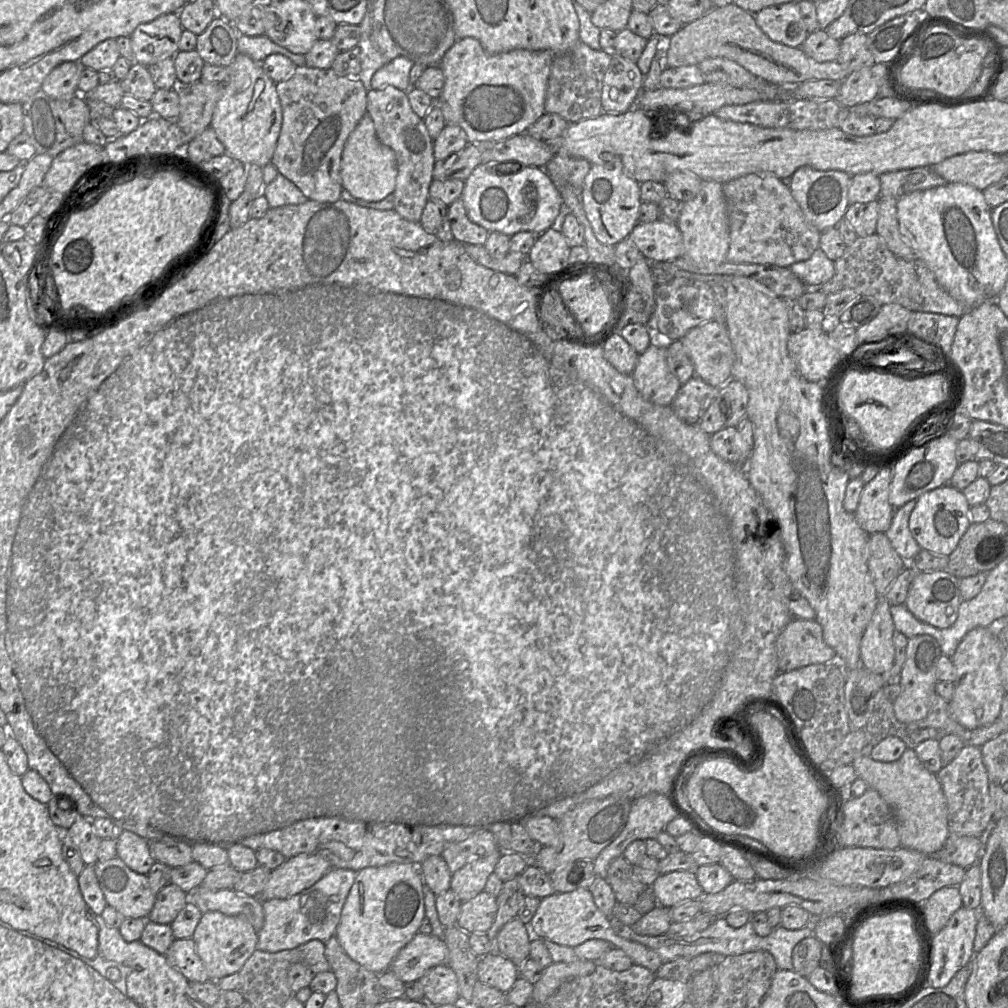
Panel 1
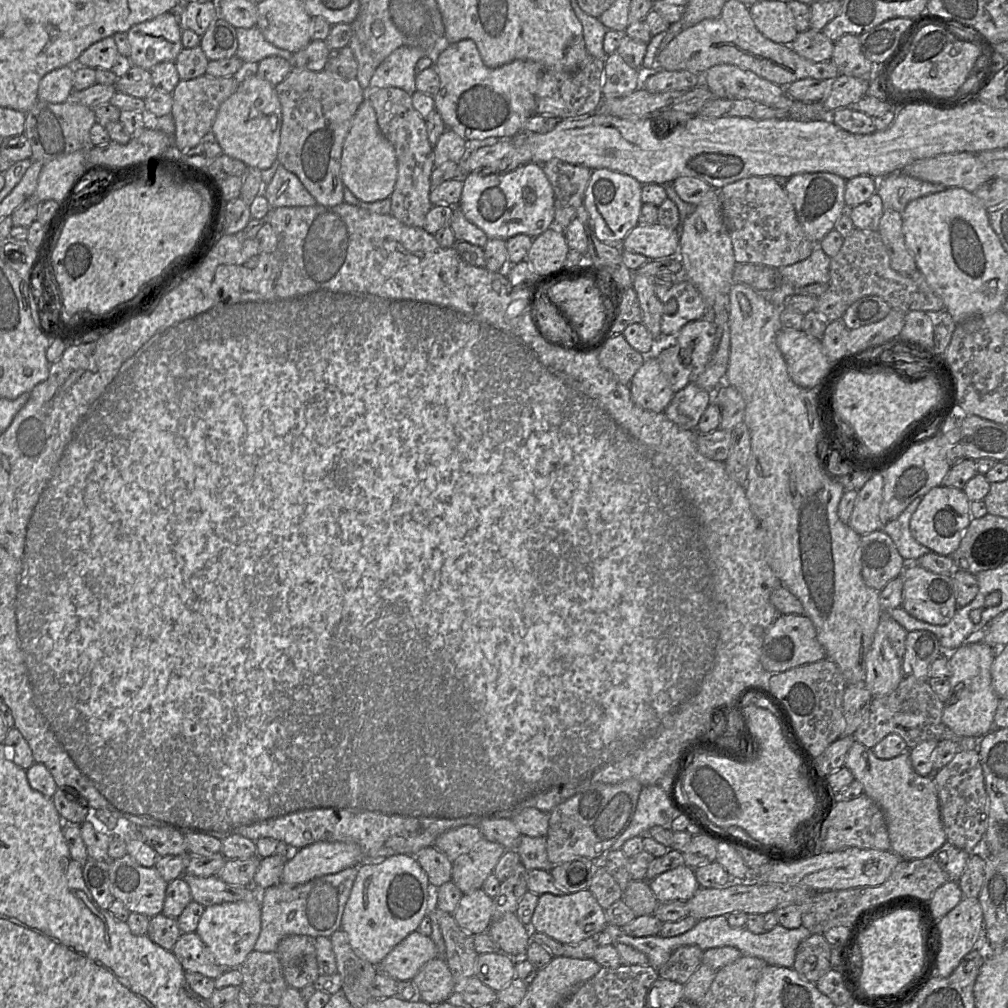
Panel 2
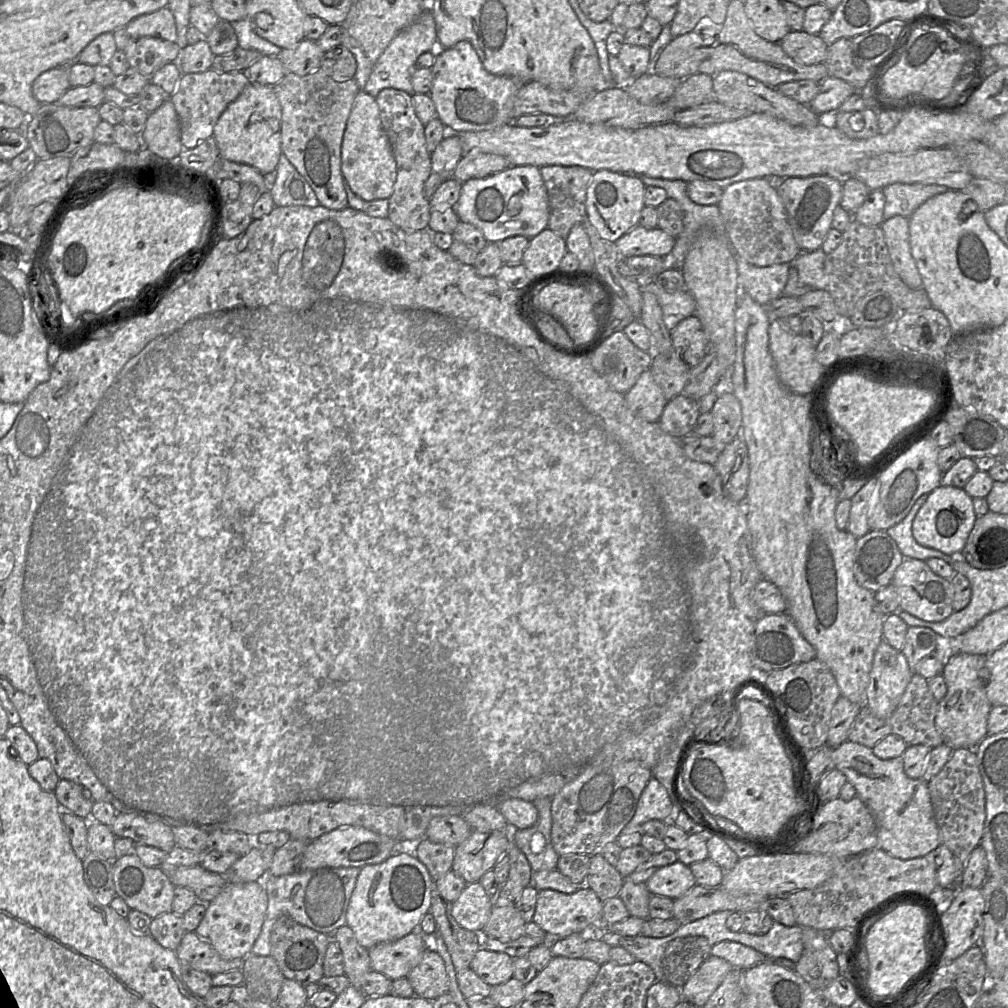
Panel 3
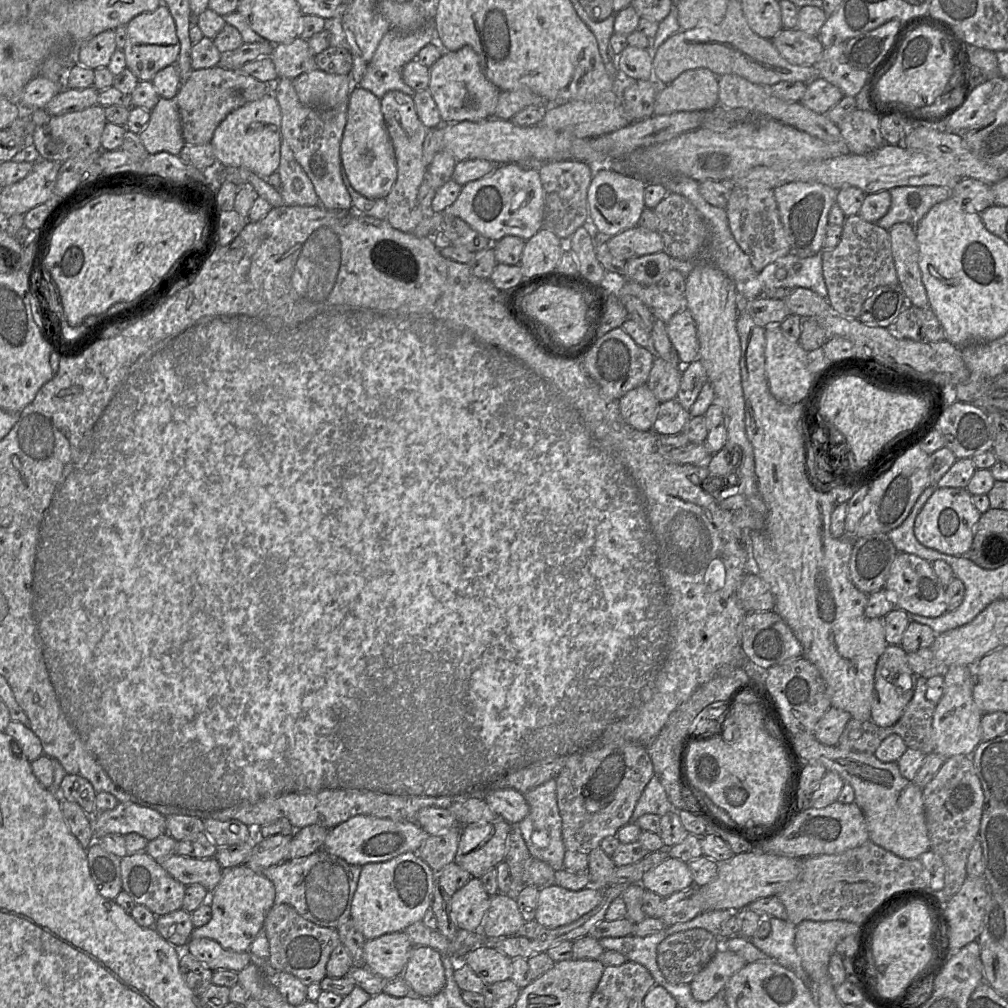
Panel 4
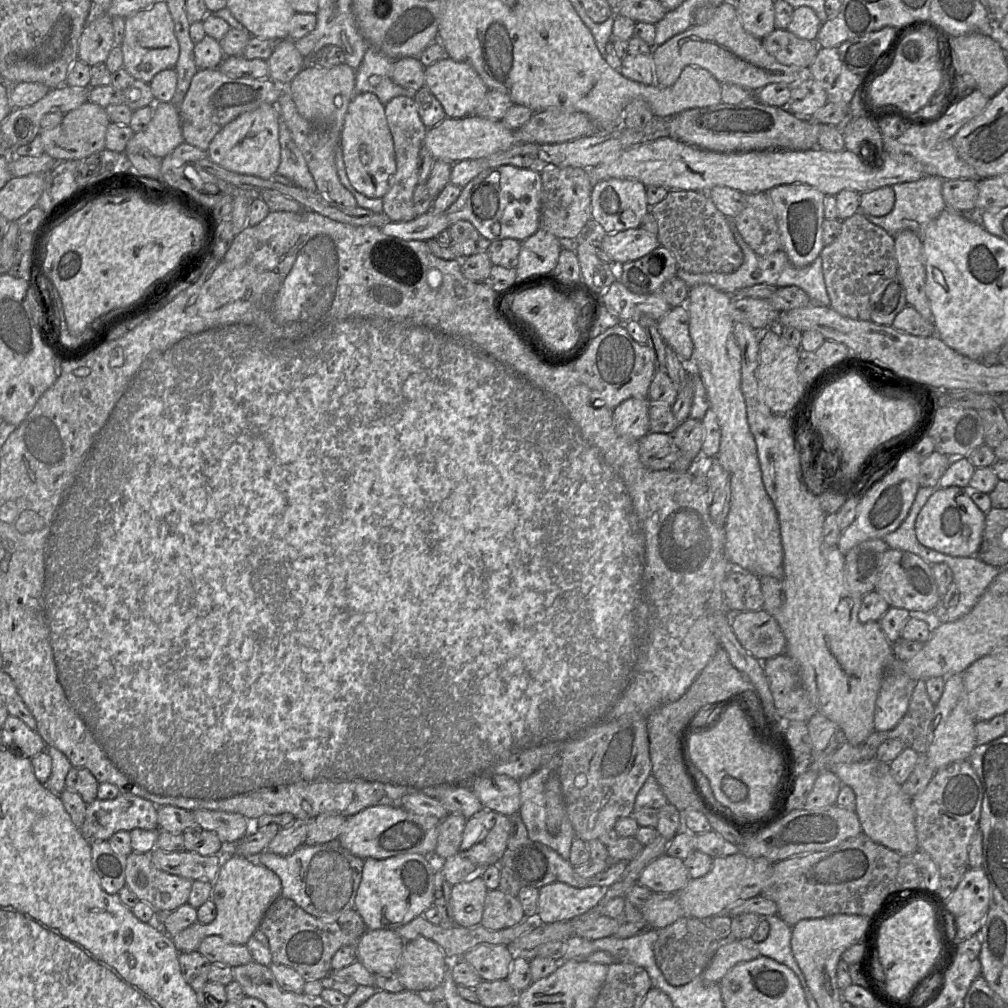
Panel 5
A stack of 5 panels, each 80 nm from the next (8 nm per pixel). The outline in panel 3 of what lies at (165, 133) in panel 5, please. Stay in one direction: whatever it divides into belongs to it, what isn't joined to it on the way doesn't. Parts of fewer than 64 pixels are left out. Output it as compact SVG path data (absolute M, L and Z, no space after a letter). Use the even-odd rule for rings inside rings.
M170 99L149 113L146 125L139 135L143 147L157 156L177 160L184 149L180 140L180 124L175 107Z

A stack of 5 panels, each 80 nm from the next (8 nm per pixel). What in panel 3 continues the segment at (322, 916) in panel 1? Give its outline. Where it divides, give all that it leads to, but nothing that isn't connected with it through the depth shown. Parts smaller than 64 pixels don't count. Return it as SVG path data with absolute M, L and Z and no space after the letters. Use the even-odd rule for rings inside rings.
M360 867L320 868L307 871L295 870L278 877L271 874L262 877L261 882L268 897L268 907L261 932L251 953L257 956L270 955L272 927L282 915L287 915L300 925L317 932L332 935L339 927L346 924L348 905L360 871Z

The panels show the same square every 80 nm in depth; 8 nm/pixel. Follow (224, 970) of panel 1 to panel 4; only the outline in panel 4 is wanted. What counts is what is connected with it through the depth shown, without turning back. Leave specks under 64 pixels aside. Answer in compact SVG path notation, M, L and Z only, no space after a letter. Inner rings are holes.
M239 865L222 869L222 877L216 888L210 893L209 902L212 909L212 916L209 922L201 927L194 928L192 939L207 938L216 941L220 946L234 952L246 952L255 940L259 931L264 925L266 915L274 905L275 887L274 884L262 873L256 873L247 866Z

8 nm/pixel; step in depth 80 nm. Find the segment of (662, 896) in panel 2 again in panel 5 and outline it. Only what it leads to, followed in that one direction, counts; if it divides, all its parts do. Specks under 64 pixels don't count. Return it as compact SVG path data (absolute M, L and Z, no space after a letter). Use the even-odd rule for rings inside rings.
M663 854L650 862L641 872L638 883L653 893L678 892L690 880L684 861Z

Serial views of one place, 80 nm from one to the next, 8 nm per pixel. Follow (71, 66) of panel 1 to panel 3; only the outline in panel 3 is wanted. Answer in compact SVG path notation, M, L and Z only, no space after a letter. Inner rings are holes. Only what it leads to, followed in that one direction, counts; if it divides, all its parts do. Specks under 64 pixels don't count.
M56 67L39 75L32 85L32 93L41 104L56 103L71 87L68 67Z

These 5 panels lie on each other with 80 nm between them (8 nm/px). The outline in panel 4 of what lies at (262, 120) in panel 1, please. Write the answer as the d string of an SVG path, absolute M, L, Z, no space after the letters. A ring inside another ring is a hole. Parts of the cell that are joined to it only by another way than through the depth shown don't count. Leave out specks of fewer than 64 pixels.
M271 92L229 113L216 128L210 144L219 167L244 167L267 178L279 167L281 140L281 110Z

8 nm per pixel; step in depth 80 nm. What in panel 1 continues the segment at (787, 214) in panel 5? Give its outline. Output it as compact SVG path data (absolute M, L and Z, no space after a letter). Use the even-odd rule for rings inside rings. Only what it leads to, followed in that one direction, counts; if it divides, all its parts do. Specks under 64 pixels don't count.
M810 166L799 167L791 177L790 191L807 221L820 232L836 227L849 206L848 188L851 176L839 170L820 171Z

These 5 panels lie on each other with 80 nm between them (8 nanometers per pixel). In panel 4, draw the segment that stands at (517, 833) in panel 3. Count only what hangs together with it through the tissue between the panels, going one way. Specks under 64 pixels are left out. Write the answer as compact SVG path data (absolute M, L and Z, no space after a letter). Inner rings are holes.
M552 779L523 794L529 805L529 814L517 826L531 856L559 871L563 869L566 848L562 838L562 820L557 805L556 787L556 779Z

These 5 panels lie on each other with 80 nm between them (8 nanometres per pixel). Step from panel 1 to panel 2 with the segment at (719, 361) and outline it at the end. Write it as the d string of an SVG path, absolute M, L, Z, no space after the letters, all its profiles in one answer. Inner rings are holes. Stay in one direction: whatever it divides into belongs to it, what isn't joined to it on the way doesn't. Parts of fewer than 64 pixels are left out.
M707 318L687 323L674 337L680 359L691 369L692 376L699 374L707 365L714 348L715 337L715 324Z

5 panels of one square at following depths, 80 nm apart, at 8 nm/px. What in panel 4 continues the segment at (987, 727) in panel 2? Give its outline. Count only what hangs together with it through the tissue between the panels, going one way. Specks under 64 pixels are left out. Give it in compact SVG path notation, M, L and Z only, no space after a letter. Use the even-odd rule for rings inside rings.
M951 665L944 674L944 692L932 717L934 752L945 759L955 755L972 756L982 741L982 711L974 702L972 690L974 686L973 666Z

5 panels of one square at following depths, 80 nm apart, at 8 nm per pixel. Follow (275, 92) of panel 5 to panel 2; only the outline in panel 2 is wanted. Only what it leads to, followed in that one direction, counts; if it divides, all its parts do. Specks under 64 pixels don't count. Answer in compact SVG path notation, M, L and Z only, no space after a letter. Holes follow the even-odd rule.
M204 74L191 80L180 80L172 92L172 112L175 123L176 153L189 150L199 144L202 138L211 132L221 104L237 89L240 77L213 77Z

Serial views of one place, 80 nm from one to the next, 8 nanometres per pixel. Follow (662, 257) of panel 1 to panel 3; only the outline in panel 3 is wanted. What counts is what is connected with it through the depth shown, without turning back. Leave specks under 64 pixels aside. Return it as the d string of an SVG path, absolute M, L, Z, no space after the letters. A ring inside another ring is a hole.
M637 225L614 242L621 257L659 256L669 257L676 239L659 227L647 229Z

